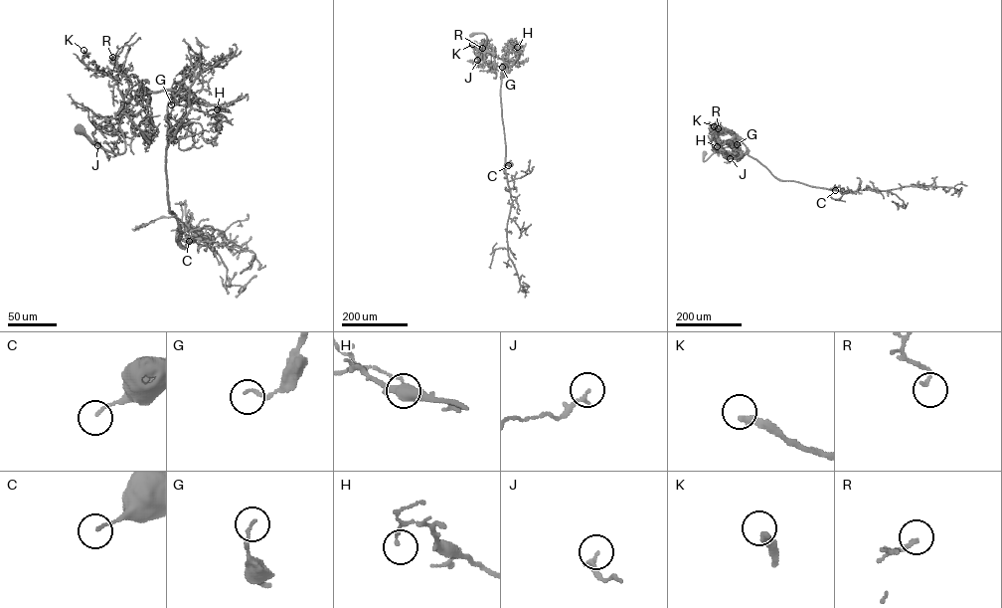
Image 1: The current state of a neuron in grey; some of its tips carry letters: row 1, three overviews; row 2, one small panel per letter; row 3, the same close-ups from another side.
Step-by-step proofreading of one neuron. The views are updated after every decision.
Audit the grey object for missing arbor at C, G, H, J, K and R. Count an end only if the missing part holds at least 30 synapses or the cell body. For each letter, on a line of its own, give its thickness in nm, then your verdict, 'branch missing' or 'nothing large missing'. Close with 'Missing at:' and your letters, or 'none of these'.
C: 120 nm thick; nothing large missing
G: 120 nm thick; nothing large missing
H: 120 nm thick; nothing large missing
J: 130 nm thick; nothing large missing
K: 280 nm thick; branch missing
R: 150 nm thick; nothing large missing
Missing at: K

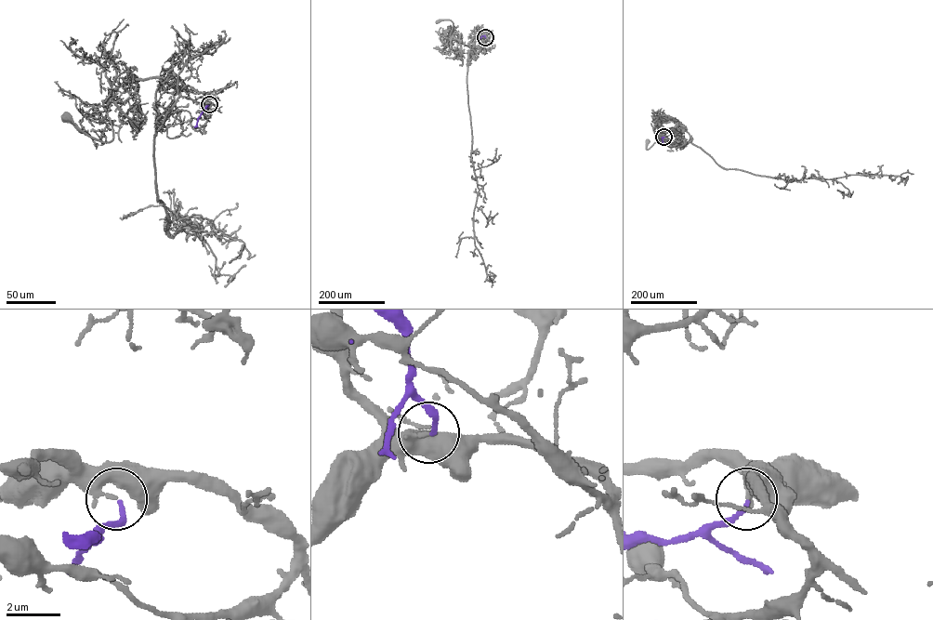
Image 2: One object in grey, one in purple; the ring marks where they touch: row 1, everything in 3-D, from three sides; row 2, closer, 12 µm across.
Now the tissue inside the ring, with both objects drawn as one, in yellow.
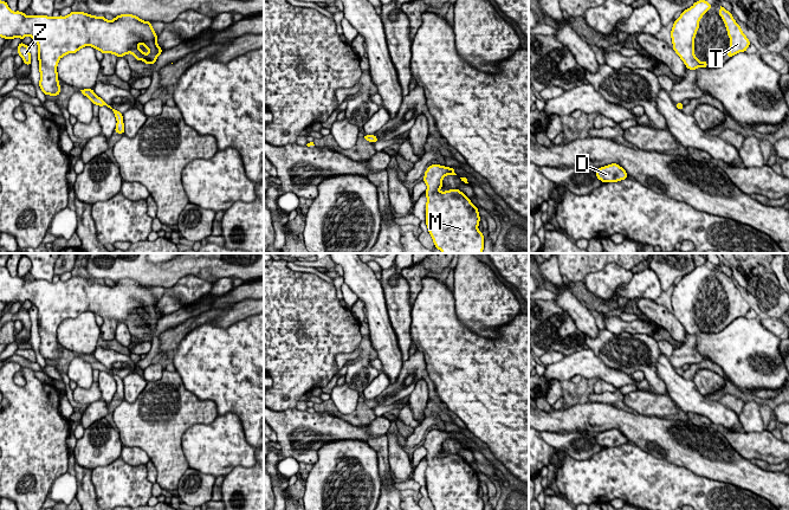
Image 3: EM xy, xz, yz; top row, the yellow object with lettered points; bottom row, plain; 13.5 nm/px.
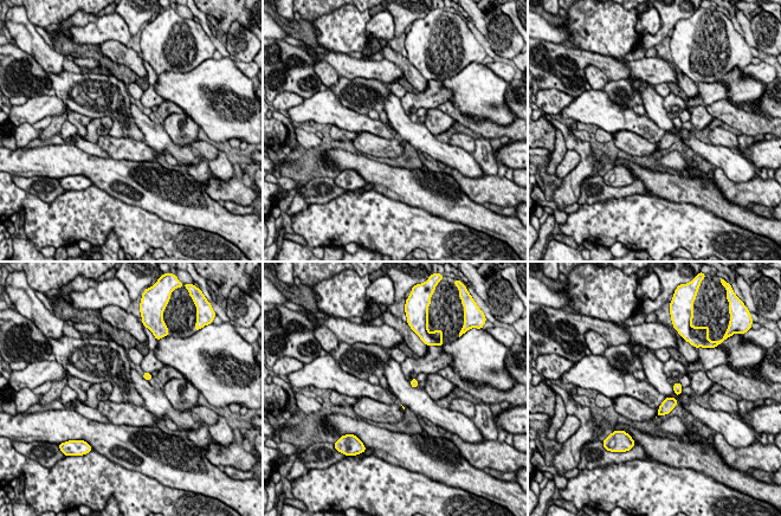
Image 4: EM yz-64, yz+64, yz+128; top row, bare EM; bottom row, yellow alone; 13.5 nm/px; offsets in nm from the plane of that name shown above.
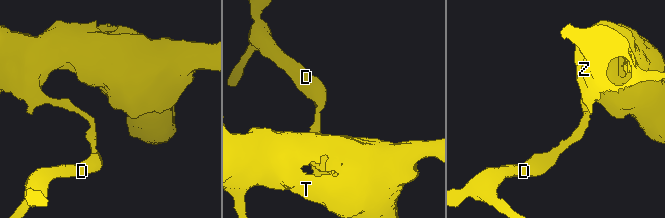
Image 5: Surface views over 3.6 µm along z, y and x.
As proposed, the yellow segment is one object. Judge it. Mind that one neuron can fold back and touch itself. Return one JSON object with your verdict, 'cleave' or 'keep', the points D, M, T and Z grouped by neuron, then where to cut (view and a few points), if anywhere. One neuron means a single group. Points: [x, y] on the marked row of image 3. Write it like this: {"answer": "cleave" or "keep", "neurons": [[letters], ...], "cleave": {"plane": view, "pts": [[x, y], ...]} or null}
{"answer": "keep", "neurons": [["D", "M", "T", "Z"]], "cleave": null}

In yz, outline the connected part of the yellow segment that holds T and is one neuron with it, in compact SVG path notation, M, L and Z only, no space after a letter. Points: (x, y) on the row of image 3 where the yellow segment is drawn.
M722 6L718 14L723 18L725 28L727 30L727 35L730 37L730 51L727 52L727 57L731 58L738 52L745 52L750 41L742 32L739 24L737 24L732 14Z

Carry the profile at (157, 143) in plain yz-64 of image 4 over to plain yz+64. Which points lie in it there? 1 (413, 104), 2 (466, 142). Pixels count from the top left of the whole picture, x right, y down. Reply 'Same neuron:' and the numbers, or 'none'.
Same neuron: none

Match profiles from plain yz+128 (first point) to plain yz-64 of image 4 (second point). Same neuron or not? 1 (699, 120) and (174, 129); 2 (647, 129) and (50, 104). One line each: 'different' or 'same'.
1: same
2: same

